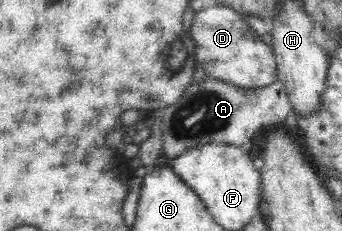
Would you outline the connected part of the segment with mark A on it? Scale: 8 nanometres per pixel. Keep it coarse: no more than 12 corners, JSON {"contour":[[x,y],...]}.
{"contour":[[207,77],[162,111],[166,157],[240,146],[292,111],[281,79]]}

